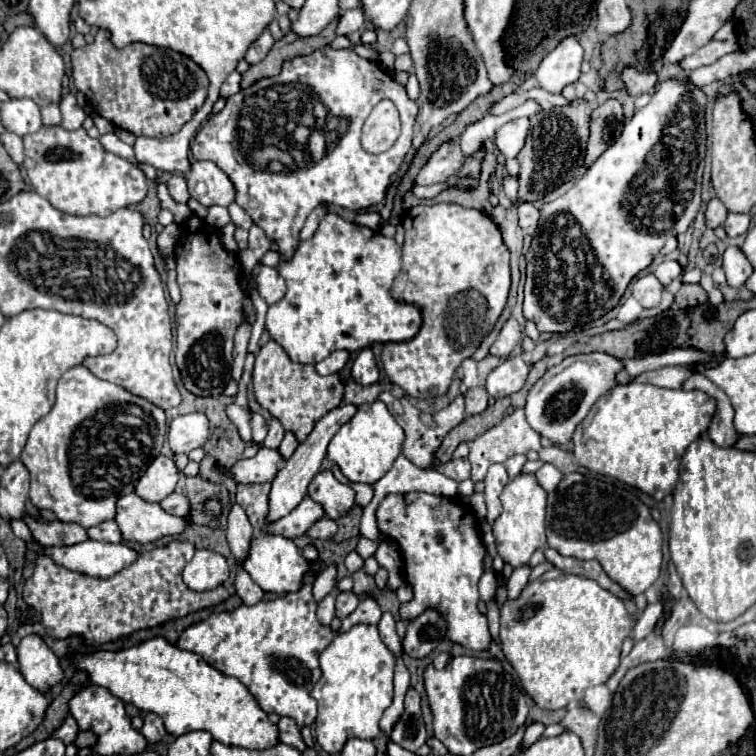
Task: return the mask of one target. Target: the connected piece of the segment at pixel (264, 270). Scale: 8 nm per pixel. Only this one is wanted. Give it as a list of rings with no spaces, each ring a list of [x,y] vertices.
[[[261,267],[257,275],[257,291],[267,301],[267,305],[275,305],[279,299],[283,299],[287,287],[285,279],[277,273],[273,267]]]

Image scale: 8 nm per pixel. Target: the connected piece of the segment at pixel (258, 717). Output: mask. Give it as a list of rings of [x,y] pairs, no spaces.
[[[155,637],[119,651],[71,653],[67,659],[77,671],[85,671],[93,685],[107,687],[111,695],[135,705],[141,711],[161,715],[165,729],[175,737],[201,729],[209,731],[215,741],[245,749],[267,749],[279,741],[277,725],[267,719],[267,713],[257,705],[239,679],[223,675],[201,655],[181,651],[163,637]]]

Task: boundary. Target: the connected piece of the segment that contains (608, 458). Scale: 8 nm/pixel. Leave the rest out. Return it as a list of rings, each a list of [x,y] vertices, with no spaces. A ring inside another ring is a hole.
[[[627,383],[617,385],[605,395],[601,395],[595,403],[595,413],[581,425],[581,431],[575,433],[575,461],[587,467],[593,473],[615,477],[623,483],[629,483],[657,501],[673,491],[679,477],[679,463],[685,455],[685,449],[709,427],[709,421],[715,413],[715,399],[707,397],[701,401],[697,397],[701,391],[685,391],[685,389],[663,389],[649,383]]]

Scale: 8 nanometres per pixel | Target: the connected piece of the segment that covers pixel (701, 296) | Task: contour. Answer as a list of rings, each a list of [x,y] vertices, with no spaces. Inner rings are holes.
[[[683,283],[681,289],[677,291],[675,295],[675,303],[679,307],[695,307],[695,305],[701,305],[707,301],[707,293],[701,285],[689,285],[689,283]]]

